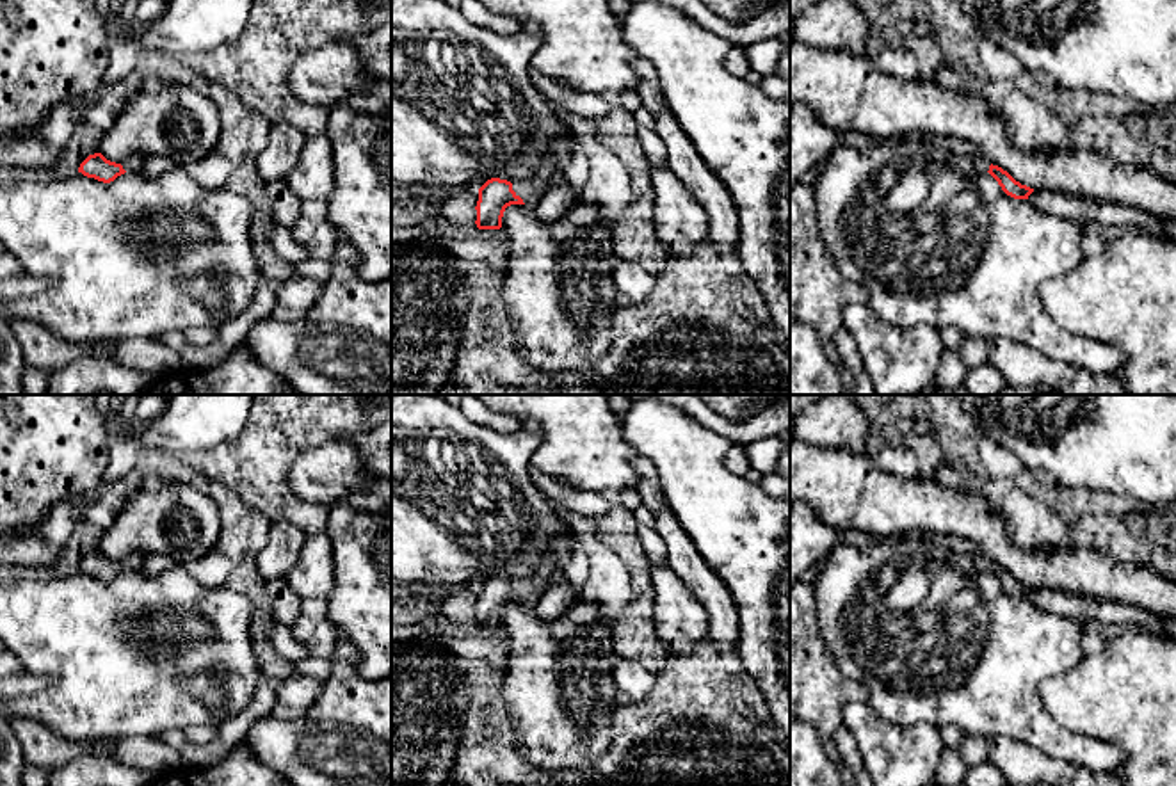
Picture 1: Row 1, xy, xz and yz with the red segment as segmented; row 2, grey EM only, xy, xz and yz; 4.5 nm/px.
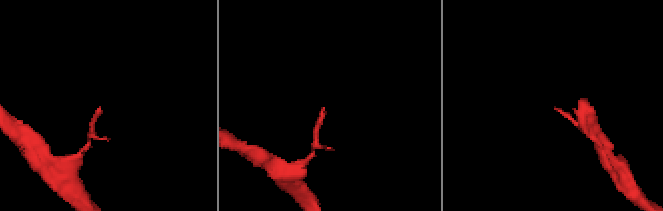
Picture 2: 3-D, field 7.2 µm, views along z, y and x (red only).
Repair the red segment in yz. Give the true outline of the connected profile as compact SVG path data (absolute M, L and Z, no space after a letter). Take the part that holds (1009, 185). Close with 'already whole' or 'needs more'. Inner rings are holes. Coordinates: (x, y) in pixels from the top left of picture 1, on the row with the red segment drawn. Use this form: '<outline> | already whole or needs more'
M975 149L973 153L968 155L973 167L979 172L989 172L998 185L1002 187L1002 190L1014 197L1014 199L1028 199L1028 196L1034 192L1034 188L1021 185L1019 181L1016 181L1007 171L1003 171L998 165L993 165L979 149Z | needs more

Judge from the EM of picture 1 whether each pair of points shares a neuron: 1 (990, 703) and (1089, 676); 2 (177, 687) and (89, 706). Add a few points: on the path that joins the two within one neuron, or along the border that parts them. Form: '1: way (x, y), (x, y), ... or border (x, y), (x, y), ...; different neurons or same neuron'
1: border (1073, 665), (1039, 685), (1041, 705), (1063, 726); different neurons
2: way (155, 687), (111, 687); same neuron

